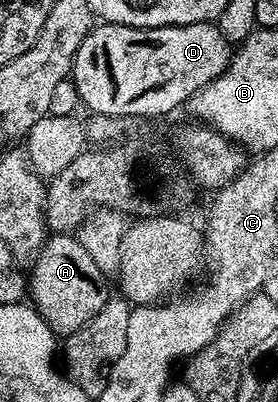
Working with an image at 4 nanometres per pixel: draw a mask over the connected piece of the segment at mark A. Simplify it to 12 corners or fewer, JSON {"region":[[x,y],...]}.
{"region":[[47,236],[29,300],[59,338],[108,300],[107,274],[77,236]]}

